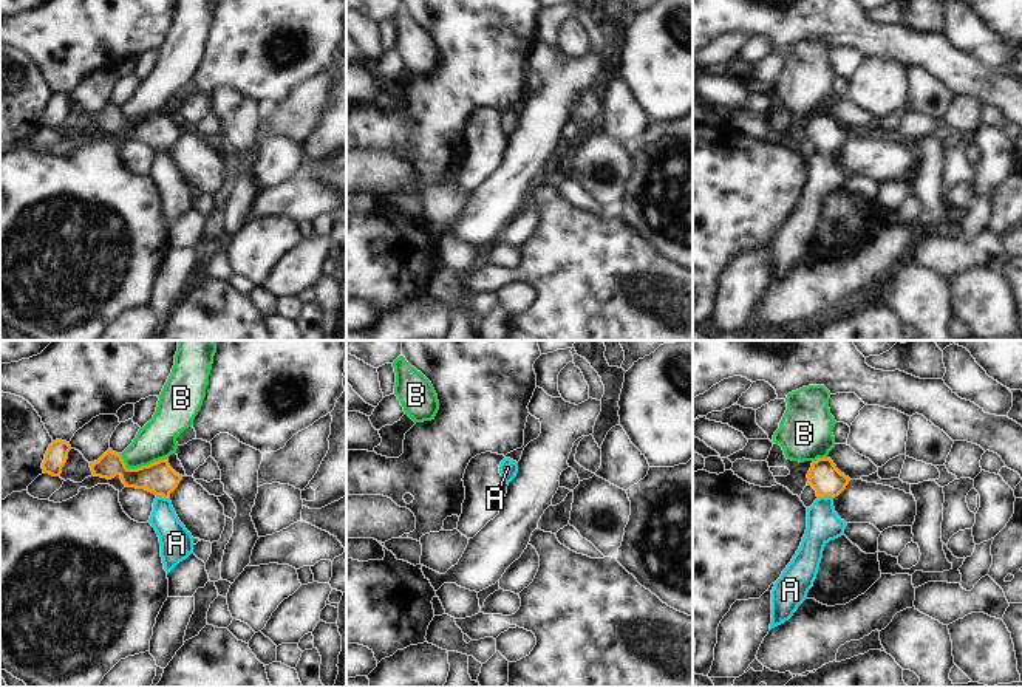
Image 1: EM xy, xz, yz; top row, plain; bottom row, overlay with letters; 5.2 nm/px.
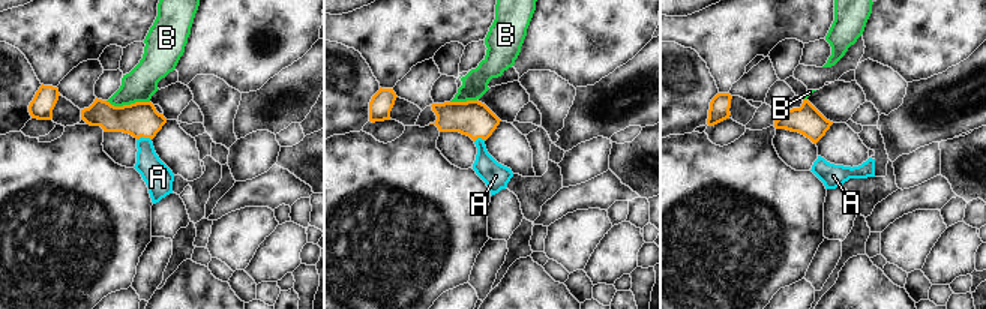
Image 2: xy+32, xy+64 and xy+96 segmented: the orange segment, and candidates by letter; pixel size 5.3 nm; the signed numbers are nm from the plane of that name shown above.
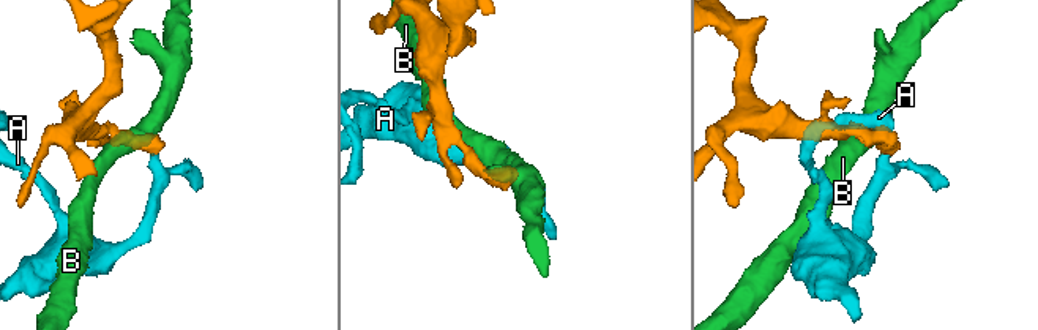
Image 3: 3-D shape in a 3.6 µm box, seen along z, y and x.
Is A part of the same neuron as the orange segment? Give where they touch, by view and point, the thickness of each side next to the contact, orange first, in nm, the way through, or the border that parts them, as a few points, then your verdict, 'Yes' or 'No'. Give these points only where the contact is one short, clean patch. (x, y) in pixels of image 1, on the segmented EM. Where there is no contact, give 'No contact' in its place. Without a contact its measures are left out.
Touches orange at yz (824, 494). Thickness 160 nm (orange) against 180 nm. Path across: yz (824, 477), (824, 494), (823, 523). Yes.

